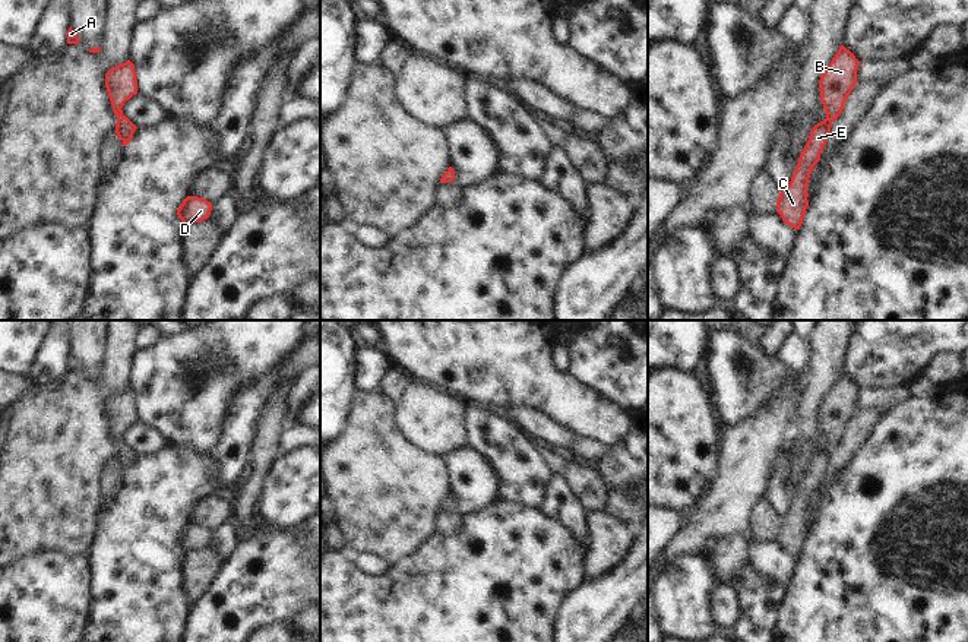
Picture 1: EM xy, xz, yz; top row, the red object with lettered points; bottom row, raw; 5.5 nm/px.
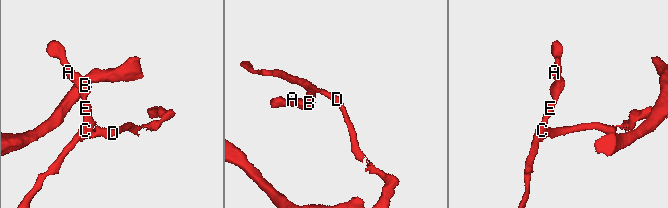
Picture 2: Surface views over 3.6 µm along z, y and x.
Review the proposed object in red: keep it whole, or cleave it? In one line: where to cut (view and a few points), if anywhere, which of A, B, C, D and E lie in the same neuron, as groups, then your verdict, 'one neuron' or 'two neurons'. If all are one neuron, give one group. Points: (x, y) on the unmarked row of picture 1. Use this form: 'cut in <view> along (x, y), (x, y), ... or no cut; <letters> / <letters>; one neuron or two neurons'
no cut; A B C D E; one neuron

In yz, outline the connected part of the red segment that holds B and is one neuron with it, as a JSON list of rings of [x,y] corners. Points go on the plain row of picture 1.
[[[841,373],[820,404],[820,428],[826,446],[812,456],[791,509],[781,518],[776,529],[776,540],[782,548],[795,557],[800,557],[809,534],[807,512],[812,497],[820,488],[822,477],[831,462],[832,449],[841,443],[844,431],[857,411],[860,390],[850,377]]]

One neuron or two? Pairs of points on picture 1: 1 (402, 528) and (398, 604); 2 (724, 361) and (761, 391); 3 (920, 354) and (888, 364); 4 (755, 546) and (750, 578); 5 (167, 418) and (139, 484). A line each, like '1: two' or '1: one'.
1: two
2: one
3: one
4: two
5: two

